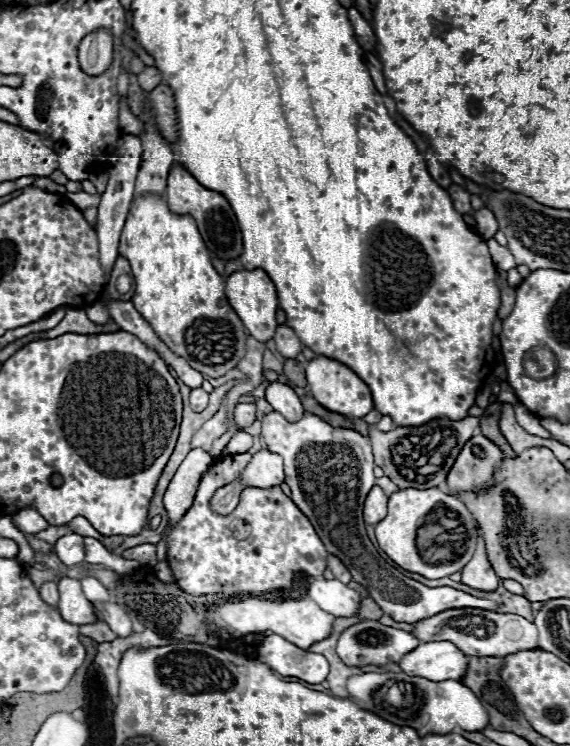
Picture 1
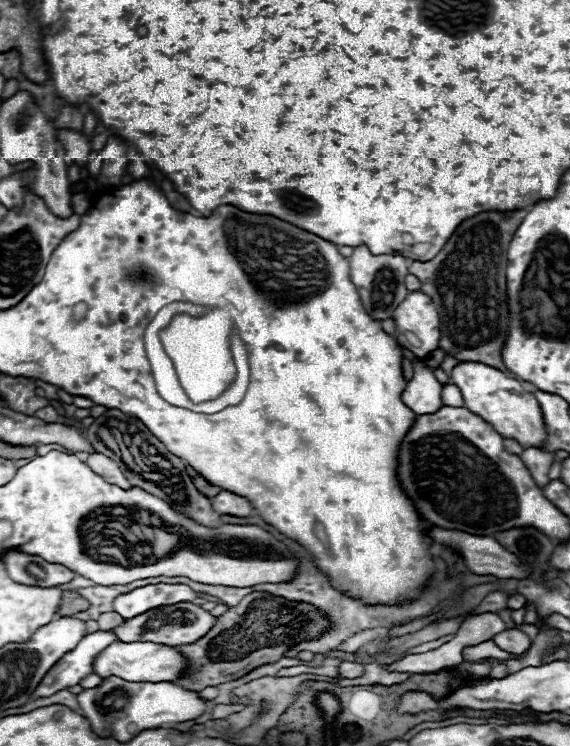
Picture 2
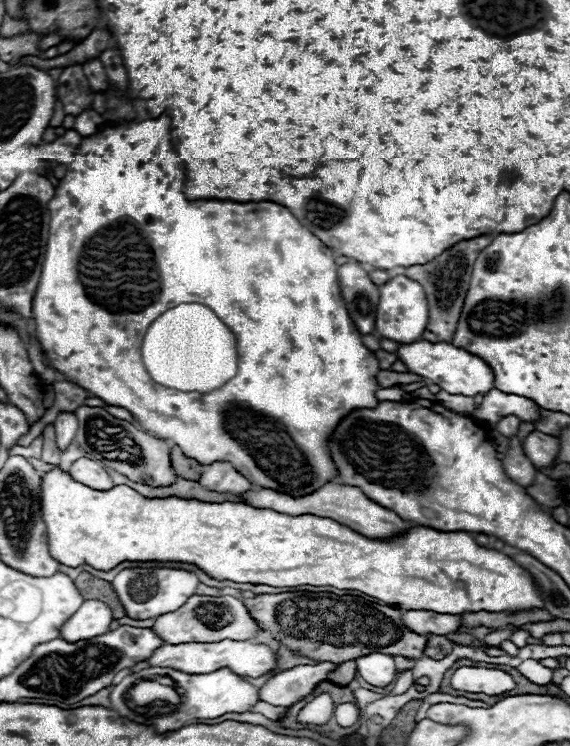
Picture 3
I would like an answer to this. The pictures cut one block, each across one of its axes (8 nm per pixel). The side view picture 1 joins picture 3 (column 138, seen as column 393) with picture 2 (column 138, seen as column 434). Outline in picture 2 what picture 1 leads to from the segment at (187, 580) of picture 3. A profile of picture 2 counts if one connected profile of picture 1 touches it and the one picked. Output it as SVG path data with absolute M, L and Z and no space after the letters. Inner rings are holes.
M148 584L128 594L120 594L114 600L114 612L118 612L122 618L128 620L138 614L144 614L146 610L178 602L192 602L194 598L196 592L192 592L184 584Z

